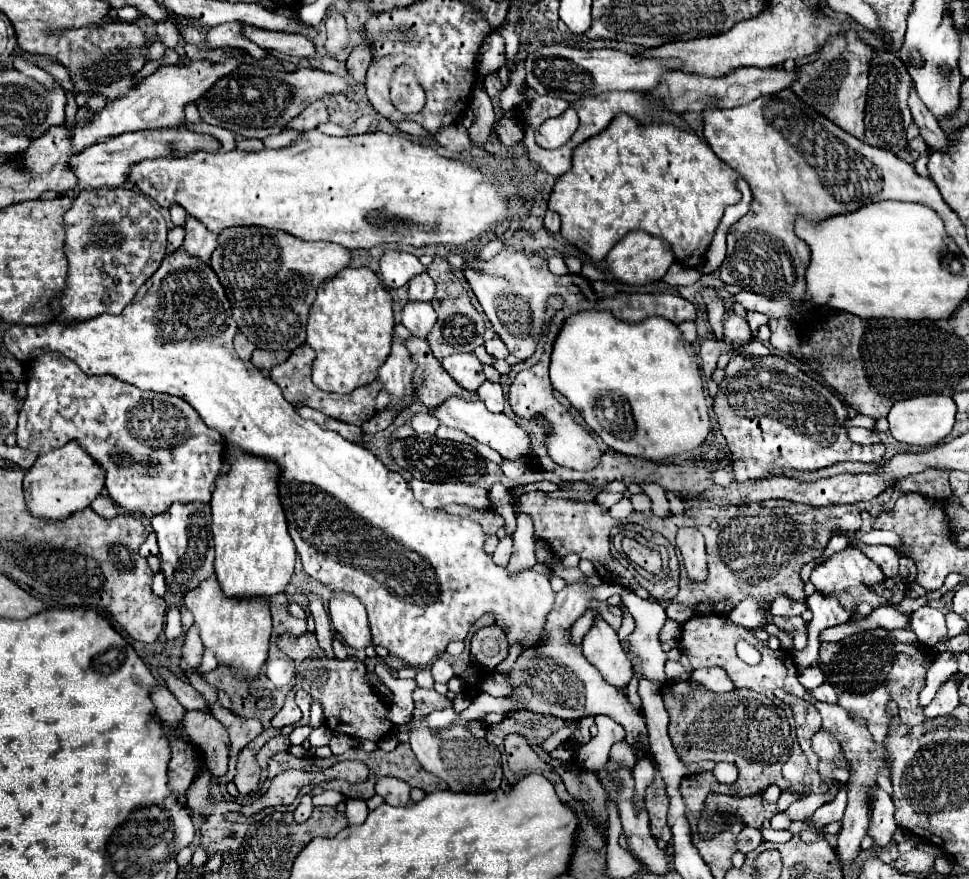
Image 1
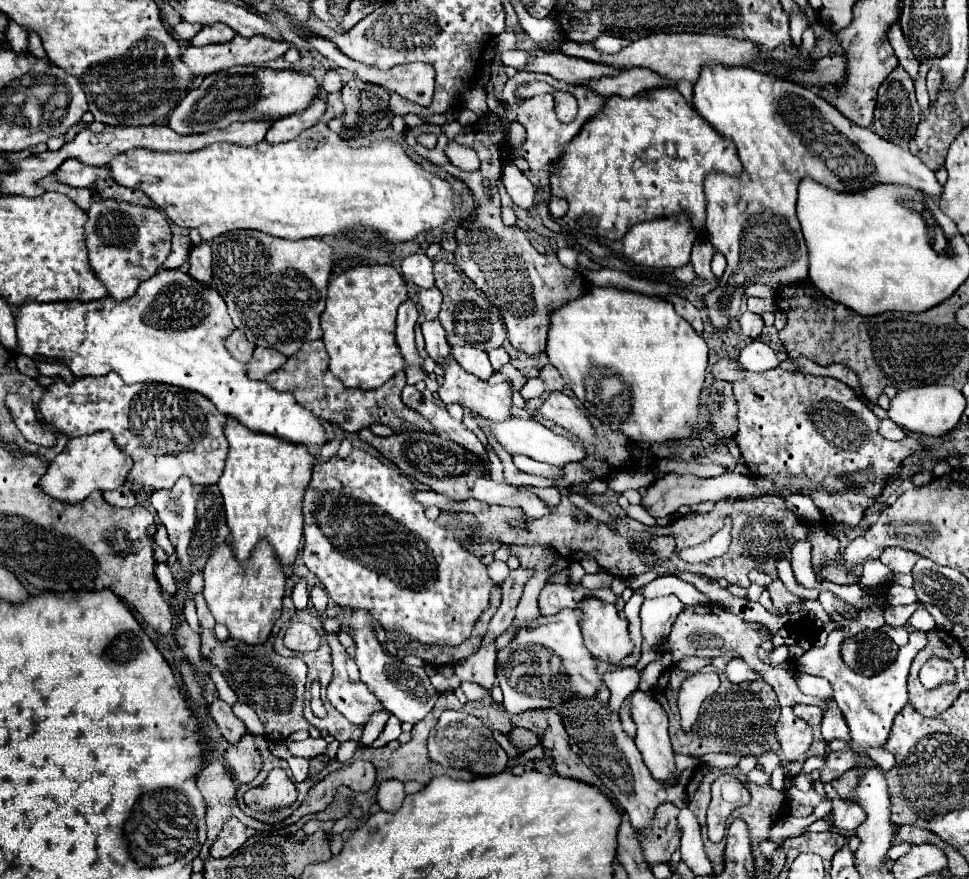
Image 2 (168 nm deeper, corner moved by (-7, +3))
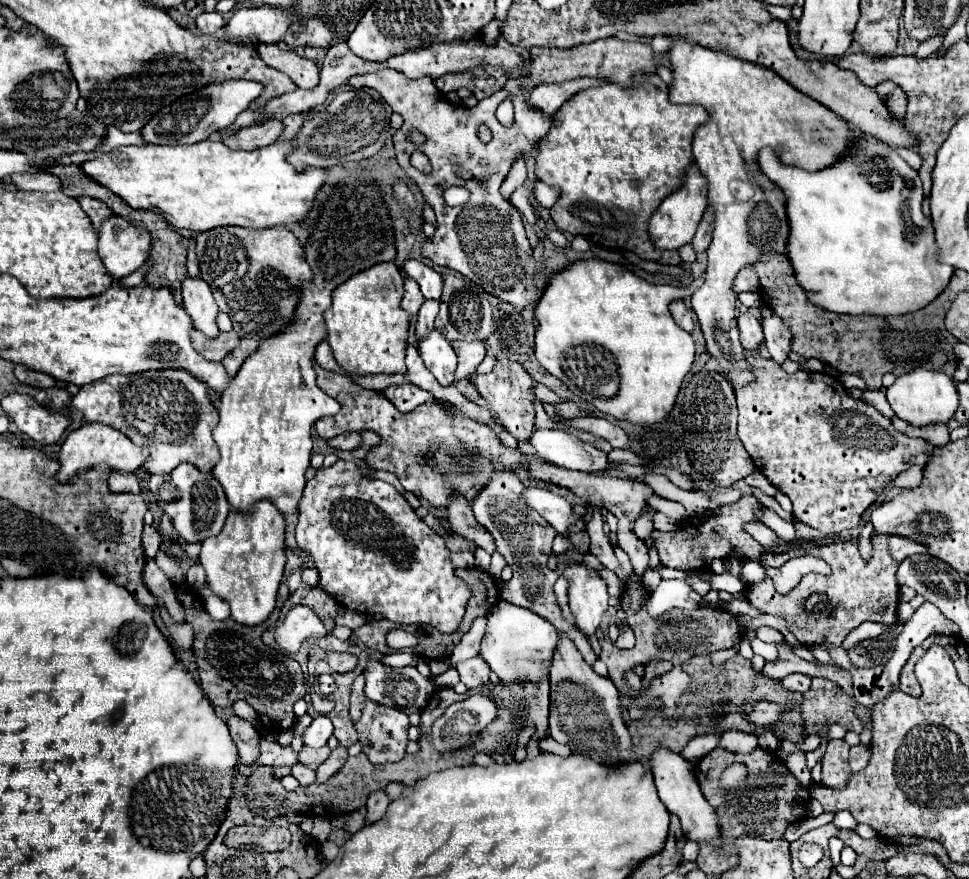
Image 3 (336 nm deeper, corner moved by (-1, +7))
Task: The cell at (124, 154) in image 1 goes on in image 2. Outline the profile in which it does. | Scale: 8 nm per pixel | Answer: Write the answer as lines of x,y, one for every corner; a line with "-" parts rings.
65,160
57,170
57,180
73,188
91,188
91,184
103,176
111,176
107,166
91,168
91,166
79,164
79,160

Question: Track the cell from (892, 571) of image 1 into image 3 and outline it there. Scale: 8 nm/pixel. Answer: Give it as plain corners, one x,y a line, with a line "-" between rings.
891,536
891,538
889,538
889,552
891,552
891,556
893,556
897,562
901,562
901,560
905,560
905,558
909,558
909,556
925,554
927,548
925,548
923,544
919,544
919,542
909,540
909,538

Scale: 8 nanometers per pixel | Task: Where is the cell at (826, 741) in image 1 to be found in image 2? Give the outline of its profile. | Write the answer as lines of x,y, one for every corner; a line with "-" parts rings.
827,698
827,708
823,710
823,722
821,722
821,730
823,730
823,738
825,742
831,742
835,738
839,740
849,740
849,726
843,718
843,712
839,710
837,702
833,698

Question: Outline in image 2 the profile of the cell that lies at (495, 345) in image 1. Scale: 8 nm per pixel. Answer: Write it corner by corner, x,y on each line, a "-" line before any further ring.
495,348
489,352
489,358
491,358
491,364
493,364
493,370
501,370
507,362
509,362
509,354
505,352
505,348

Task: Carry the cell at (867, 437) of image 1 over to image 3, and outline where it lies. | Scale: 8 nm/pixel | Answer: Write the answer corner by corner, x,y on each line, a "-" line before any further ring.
891,418
891,424
907,434
907,436
919,436
919,438
925,438
927,442
931,442
933,446
941,448
945,444
949,444
949,430
945,424
929,424
929,426
911,426
909,422
903,422
899,418

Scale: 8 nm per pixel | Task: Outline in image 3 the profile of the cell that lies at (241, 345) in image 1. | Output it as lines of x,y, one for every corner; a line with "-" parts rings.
231,330
231,332
221,332
217,338
209,340
203,332
193,332
191,334
193,346
197,348
199,354
203,354
207,360
223,360
237,344
239,344
239,336

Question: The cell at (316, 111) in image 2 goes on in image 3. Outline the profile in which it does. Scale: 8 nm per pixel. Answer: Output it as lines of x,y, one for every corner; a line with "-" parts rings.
269,120
265,124
241,128
235,136
223,138
223,142
233,150
235,148
239,148
239,150
255,150
255,148
263,148
267,144
273,144
283,134
283,128
285,126
283,126
281,120

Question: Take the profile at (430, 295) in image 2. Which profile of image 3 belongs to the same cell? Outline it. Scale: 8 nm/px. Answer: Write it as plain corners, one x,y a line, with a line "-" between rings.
425,300
423,306
419,308
419,314
417,314
417,340
427,336
431,330
433,330
433,320
439,312
439,300

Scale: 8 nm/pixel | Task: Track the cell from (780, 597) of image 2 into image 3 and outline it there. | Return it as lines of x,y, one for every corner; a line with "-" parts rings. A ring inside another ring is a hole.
873,532
873,536
871,536
873,558
869,562
865,562
859,556
855,542
827,544
827,546
815,546
815,548
791,548
789,552
781,552
781,554
765,552
763,564
767,564
767,566
777,568
777,566
783,566
791,558
807,554
807,556
825,560
831,566
831,574
829,576
807,574
807,576
803,576
799,586
793,588
789,594
779,594
773,588
773,580
769,576
765,576
765,580
761,584
749,586
745,590
747,598
749,598
751,606
755,606
757,610
781,616
801,644
819,644
819,642
827,640
831,644
841,646
845,636
865,620
893,624
897,620
897,602
899,602
899,584
895,580
895,572
897,572
899,564
891,558
891,554
887,550
887,538
889,536
885,536
885,534
-
809,594
825,594
829,598
825,602
825,608
831,610
829,620
827,620
827,616
815,618
813,614
805,614
805,600
809,598

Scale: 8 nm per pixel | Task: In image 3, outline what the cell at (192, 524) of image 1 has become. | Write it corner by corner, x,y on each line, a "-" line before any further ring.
179,464
171,474
157,476
153,474
149,478
149,490
157,502
157,506
169,514
177,534
187,544
191,542
203,542
209,536
217,536
227,520
229,514
229,502
225,500
221,484
205,472
199,472
191,464

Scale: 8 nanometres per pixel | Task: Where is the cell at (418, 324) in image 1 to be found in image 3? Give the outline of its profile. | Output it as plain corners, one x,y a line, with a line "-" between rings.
433,330
425,340
419,340
419,354
423,358
425,368
437,378
441,386
453,384
453,374
457,368
457,356
451,344
441,336
441,332

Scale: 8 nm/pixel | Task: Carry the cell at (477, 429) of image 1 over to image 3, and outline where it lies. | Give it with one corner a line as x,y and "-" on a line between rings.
535,428
533,436
527,442
533,446
537,458
549,464
557,464
561,468
579,472
597,472
609,466
605,452
559,428
555,430

